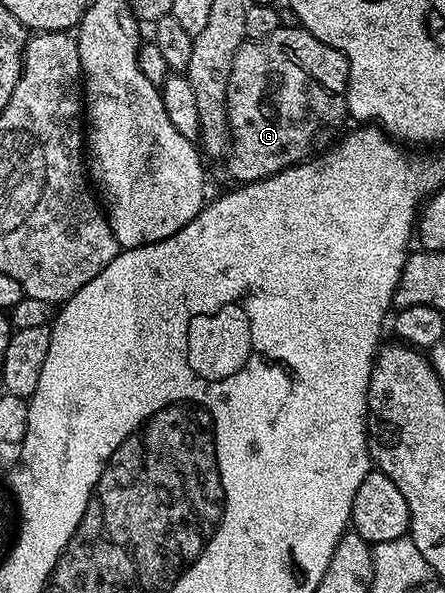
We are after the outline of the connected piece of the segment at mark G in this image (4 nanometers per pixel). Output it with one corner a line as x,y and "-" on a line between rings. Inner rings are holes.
283,25
276,32
272,32
272,36
251,38
243,42
236,52
236,60
232,60
232,76
228,76
226,97
230,149
224,159
224,165
227,172
235,178
235,183
259,182
325,151
339,137
343,129
342,121
347,121
347,88
346,57
336,48
316,40
316,36
297,25

